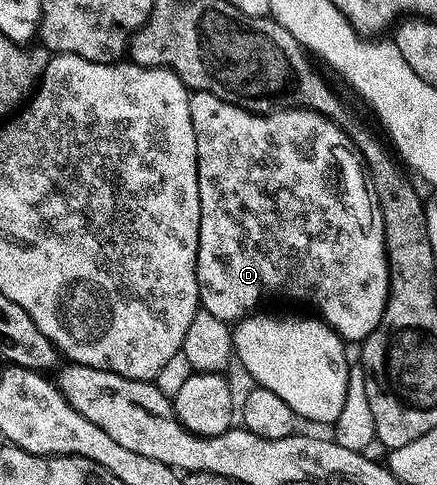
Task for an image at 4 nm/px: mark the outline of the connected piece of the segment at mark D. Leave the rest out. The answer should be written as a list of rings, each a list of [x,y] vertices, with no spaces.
[[[192,93],[190,115],[194,119],[194,135],[198,139],[198,179],[202,195],[202,227],[198,243],[198,283],[203,312],[229,323],[239,323],[251,317],[267,297],[285,293],[292,301],[313,301],[315,312],[346,343],[363,343],[384,322],[384,312],[392,292],[388,277],[388,248],[384,222],[378,216],[378,205],[370,188],[366,166],[352,141],[329,117],[309,109],[281,109],[274,113],[247,113],[209,93]]]

